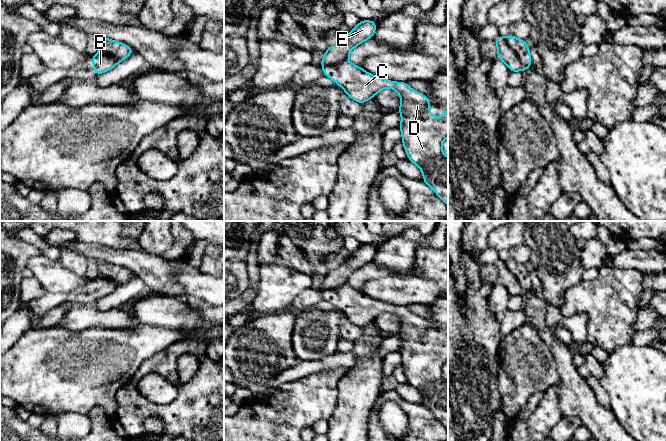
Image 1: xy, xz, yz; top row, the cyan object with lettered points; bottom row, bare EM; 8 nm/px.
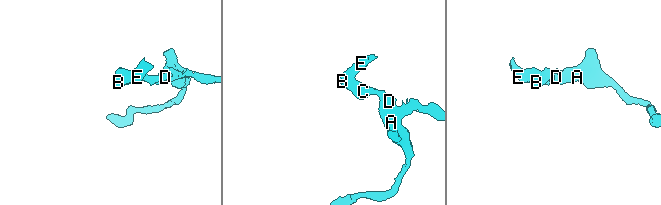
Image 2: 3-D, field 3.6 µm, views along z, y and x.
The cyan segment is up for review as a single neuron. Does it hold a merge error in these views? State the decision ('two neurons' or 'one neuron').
two neurons

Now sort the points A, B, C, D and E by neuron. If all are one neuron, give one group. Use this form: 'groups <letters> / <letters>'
groups A C D / B E

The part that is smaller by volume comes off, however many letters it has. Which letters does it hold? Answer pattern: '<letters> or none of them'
B, E

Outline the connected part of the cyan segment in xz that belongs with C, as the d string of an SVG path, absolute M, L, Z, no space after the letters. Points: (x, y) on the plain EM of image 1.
M348 284L323 292L323 297L343 312L351 323L361 328L375 321L384 312L391 312L398 316L401 322L401 329L397 335L402 340L399 352L402 356L402 367L408 379L408 384L421 393L423 405L448 430L448 381L442 376L442 366L448 361L448 334L444 331L443 341L434 341L429 337L431 330L429 323L425 319L411 313L408 307L393 306L374 300Z

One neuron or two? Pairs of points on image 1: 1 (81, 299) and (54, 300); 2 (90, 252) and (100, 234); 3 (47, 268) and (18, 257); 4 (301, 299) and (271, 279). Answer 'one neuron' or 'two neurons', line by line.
1: one neuron
2: two neurons
3: two neurons
4: two neurons

